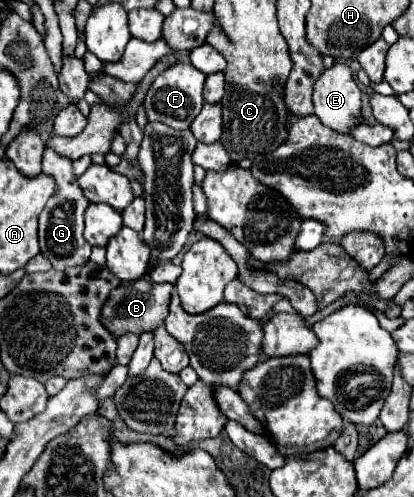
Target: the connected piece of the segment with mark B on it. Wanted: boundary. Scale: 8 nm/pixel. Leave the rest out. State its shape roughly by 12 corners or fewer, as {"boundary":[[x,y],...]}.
{"boundary":[[122,282],[100,322],[114,338],[156,330],[172,284]]}

